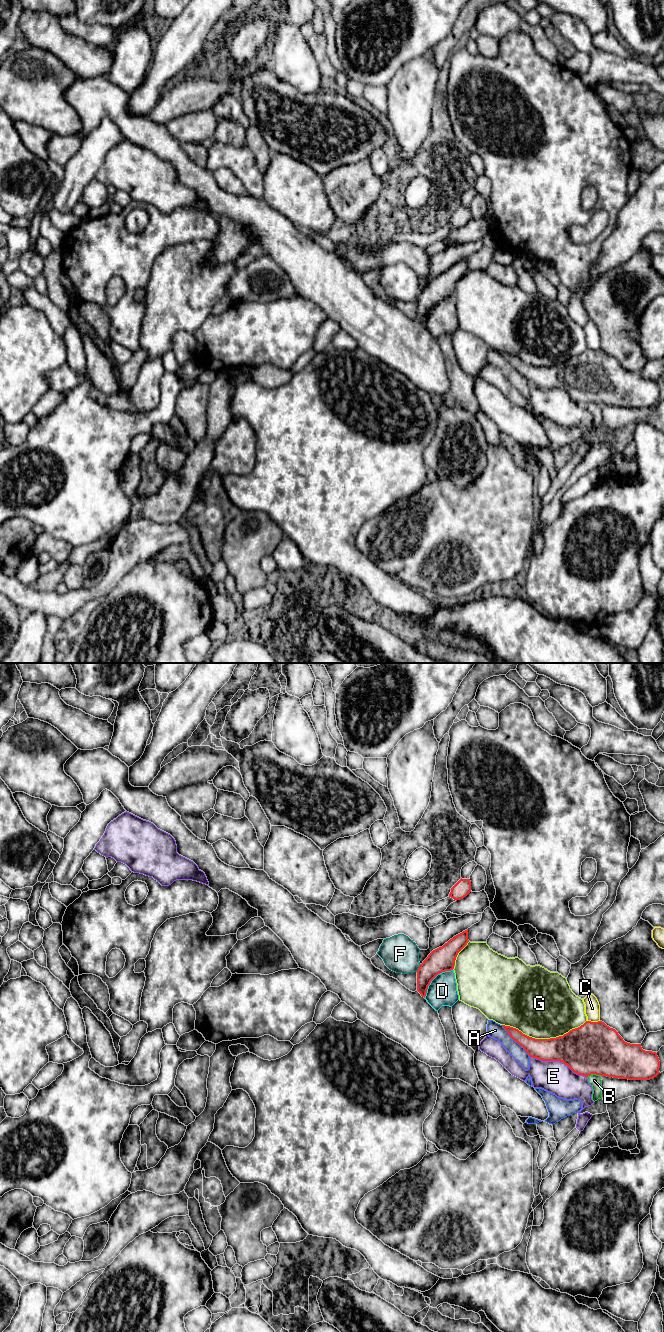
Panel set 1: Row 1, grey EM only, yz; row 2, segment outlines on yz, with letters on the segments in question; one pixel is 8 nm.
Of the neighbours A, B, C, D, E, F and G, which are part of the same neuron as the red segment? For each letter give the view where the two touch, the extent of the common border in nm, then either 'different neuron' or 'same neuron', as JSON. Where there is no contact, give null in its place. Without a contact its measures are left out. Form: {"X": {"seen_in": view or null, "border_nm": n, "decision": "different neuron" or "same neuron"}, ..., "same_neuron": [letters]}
{"A": {"seen_in": "yz", "border_nm": 340, "decision": "different neuron"}, "B": {"seen_in": "yz", "border_nm": 120, "decision": "different neuron"}, "C": {"seen_in": "yz", "border_nm": 100, "decision": "different neuron"}, "D": {"seen_in": "yz", "border_nm": 320, "decision": "different neuron"}, "E": {"seen_in": "yz", "border_nm": 480, "decision": "different neuron"}, "F": {"seen_in": "yz", "border_nm": 70, "decision": "different neuron"}, "G": {"seen_in": "yz", "border_nm": 700, "decision": "different neuron"}, "same_neuron": []}

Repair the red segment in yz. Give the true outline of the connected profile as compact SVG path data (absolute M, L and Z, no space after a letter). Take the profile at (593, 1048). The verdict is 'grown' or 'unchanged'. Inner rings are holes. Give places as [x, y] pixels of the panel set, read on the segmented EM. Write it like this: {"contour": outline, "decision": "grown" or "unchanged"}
{"contour": "M586 1021L563 1036L550 1039L535 1039L516 1028L502 1026L530 1057L563 1062L578 1075L650 1080L660 1073L656 1052L625 1042L602 1021Z", "decision": "unchanged"}

